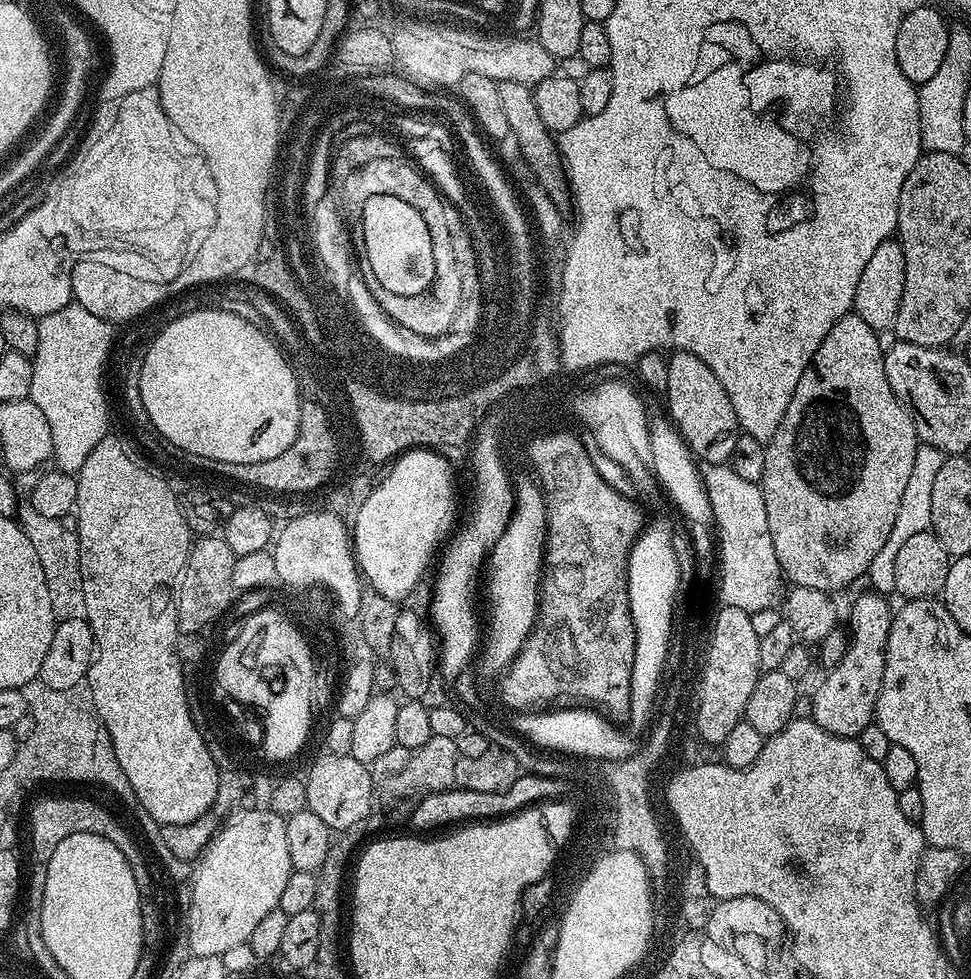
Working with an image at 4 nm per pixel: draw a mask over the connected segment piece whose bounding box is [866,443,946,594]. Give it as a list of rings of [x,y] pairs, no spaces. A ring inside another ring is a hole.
[[[921,443],[914,454],[914,468],[910,470],[910,478],[906,481],[906,490],[902,493],[902,503],[898,506],[898,515],[894,518],[894,526],[890,530],[890,538],[878,550],[874,562],[870,562],[866,573],[871,587],[881,594],[892,594],[896,592],[894,586],[894,558],[898,558],[898,549],[901,548],[913,534],[922,534],[932,527],[932,515],[930,505],[934,481],[938,470],[942,466],[945,453],[934,444]]]

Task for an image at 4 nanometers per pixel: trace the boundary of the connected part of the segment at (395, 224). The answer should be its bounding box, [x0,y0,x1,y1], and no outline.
[362,196,435,296]

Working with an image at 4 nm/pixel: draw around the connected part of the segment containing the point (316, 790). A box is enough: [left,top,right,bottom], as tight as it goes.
[304,754,373,830]

